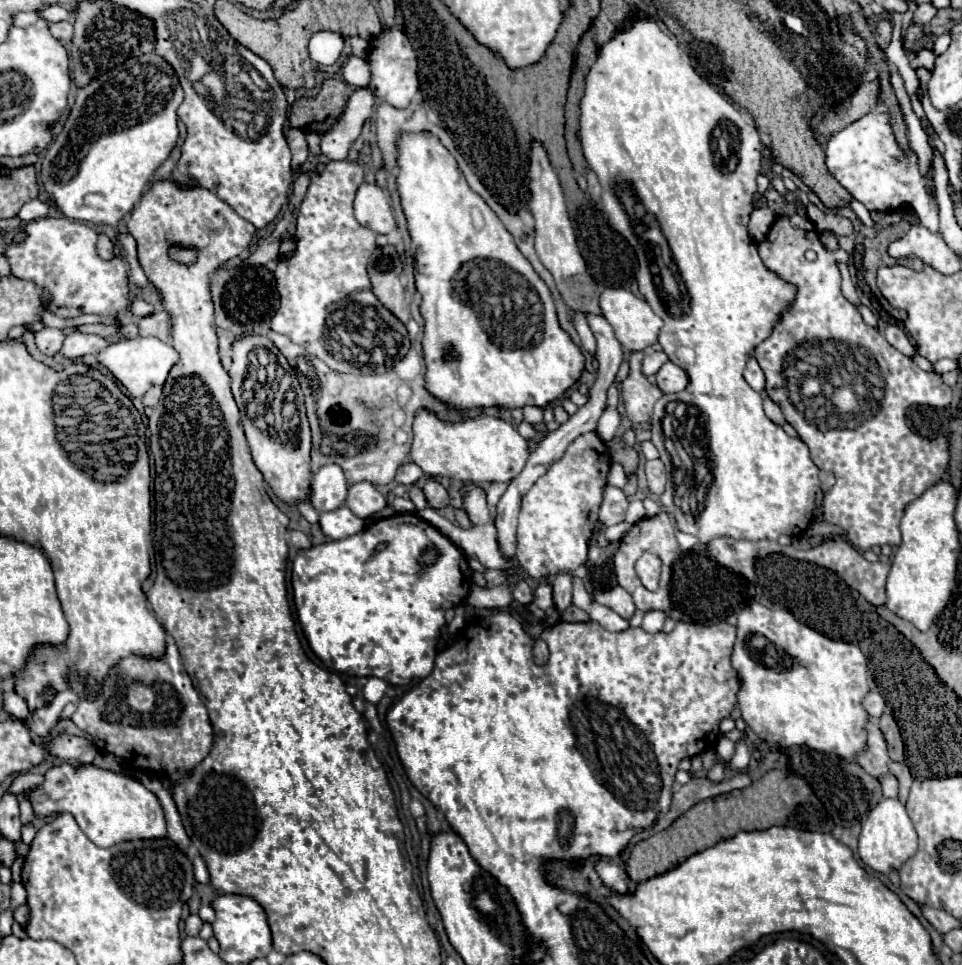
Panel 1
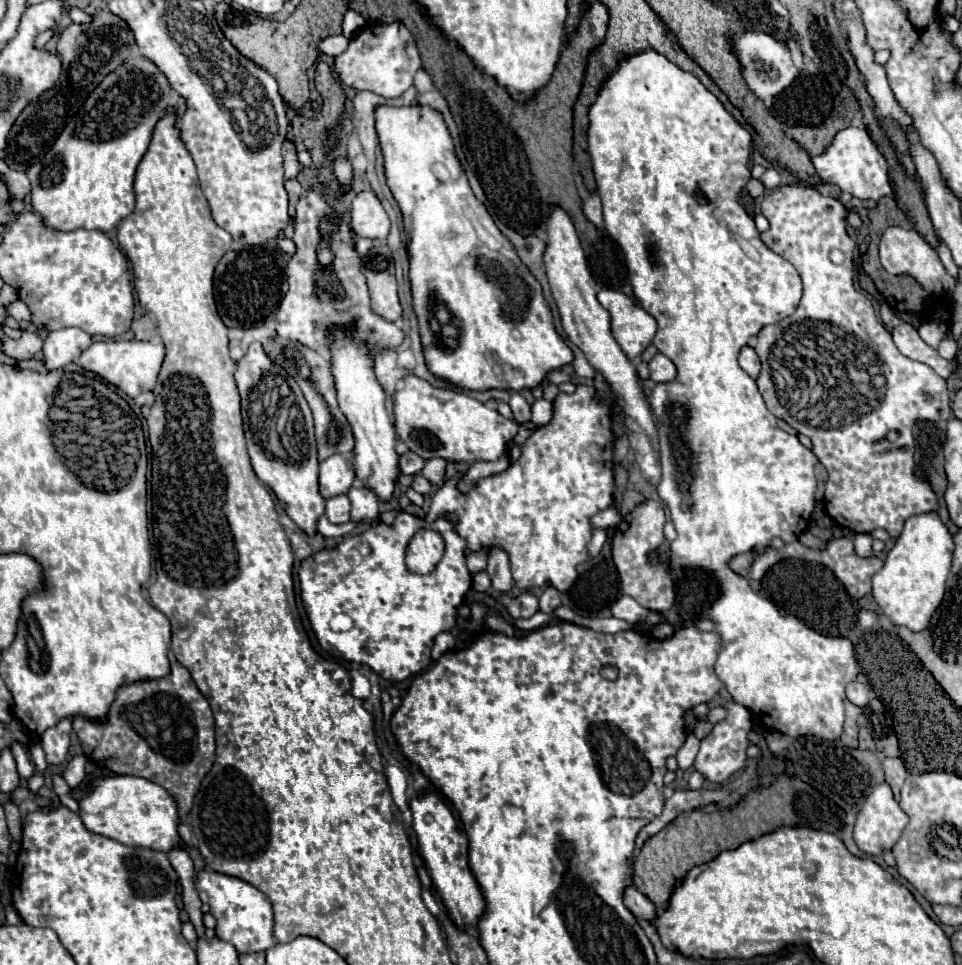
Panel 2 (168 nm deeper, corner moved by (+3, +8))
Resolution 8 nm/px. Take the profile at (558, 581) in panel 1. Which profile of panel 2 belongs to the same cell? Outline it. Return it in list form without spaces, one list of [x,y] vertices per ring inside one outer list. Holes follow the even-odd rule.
[[[545,588],[541,598],[539,598],[539,610],[545,612],[545,614],[551,614],[555,612],[557,608],[561,606],[561,600],[559,600],[559,592],[555,588]]]

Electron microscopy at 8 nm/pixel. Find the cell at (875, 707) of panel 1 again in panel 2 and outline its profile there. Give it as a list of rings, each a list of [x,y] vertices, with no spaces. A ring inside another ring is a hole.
[[[849,682],[845,686],[845,696],[855,706],[865,706],[869,702],[869,692],[865,690],[865,686],[861,682]]]

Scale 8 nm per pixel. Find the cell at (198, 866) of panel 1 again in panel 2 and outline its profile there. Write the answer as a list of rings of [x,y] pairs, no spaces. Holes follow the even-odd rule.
[[[173,660],[169,676],[119,688],[105,722],[73,718],[73,730],[87,758],[107,766],[113,774],[141,776],[169,790],[179,804],[181,838],[193,847],[187,814],[201,780],[215,762],[215,722],[207,698],[197,690],[185,666]]]

